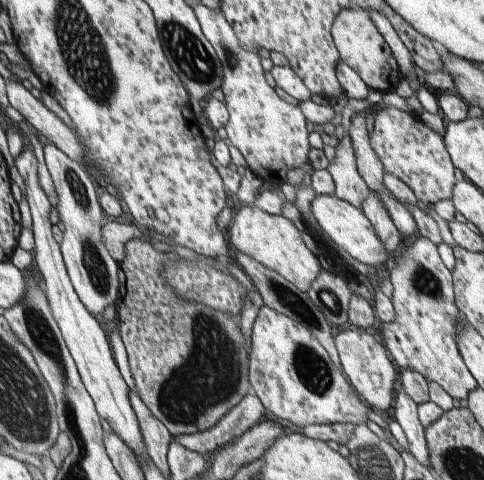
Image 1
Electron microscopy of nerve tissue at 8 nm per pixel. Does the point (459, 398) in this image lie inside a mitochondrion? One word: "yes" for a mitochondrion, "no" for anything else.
no

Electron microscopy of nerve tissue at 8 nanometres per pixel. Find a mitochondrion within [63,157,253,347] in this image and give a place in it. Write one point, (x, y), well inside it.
(93, 262)

